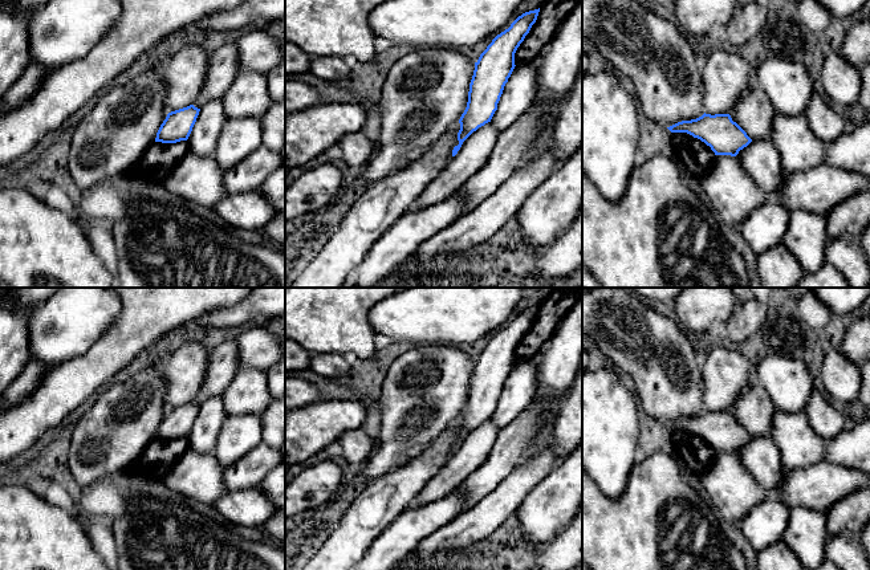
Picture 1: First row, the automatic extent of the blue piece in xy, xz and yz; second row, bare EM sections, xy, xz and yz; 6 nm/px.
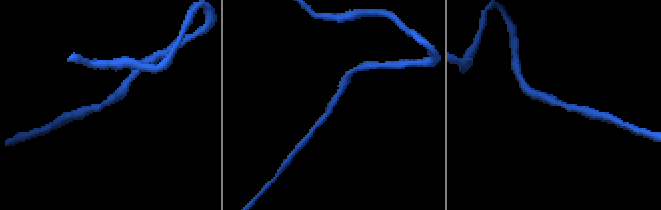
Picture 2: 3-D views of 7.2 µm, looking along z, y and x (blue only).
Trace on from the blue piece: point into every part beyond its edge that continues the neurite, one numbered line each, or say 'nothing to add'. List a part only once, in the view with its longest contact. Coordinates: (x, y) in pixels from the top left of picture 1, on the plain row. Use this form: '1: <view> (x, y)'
nothing to add

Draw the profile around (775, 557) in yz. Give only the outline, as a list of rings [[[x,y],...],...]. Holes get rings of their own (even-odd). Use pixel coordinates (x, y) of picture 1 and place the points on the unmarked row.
[[[782,541],[757,551],[756,557],[759,570],[806,570]]]

